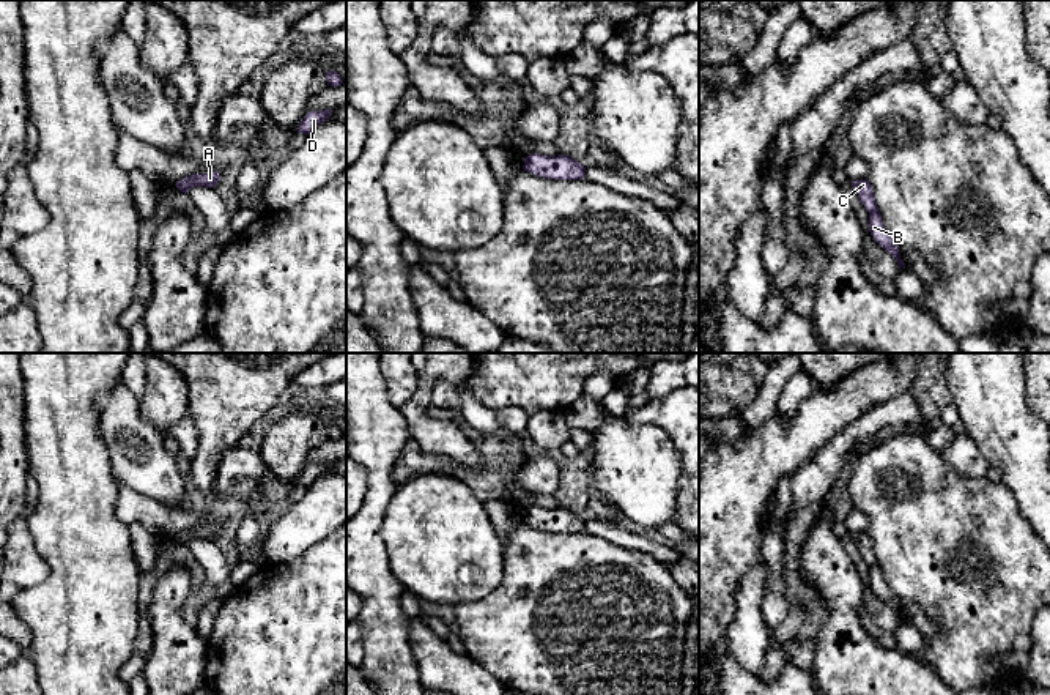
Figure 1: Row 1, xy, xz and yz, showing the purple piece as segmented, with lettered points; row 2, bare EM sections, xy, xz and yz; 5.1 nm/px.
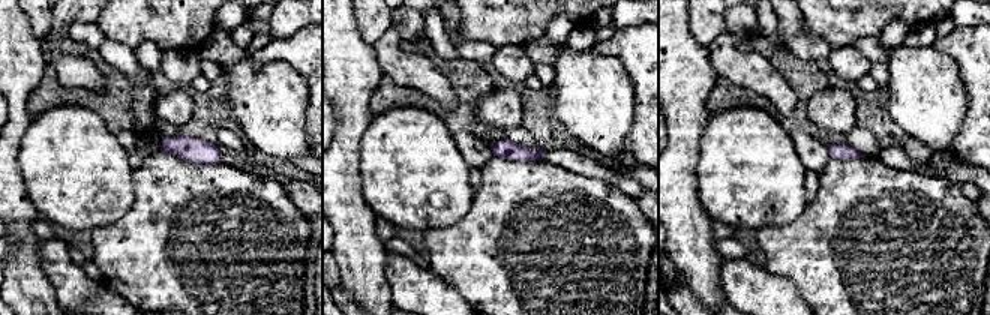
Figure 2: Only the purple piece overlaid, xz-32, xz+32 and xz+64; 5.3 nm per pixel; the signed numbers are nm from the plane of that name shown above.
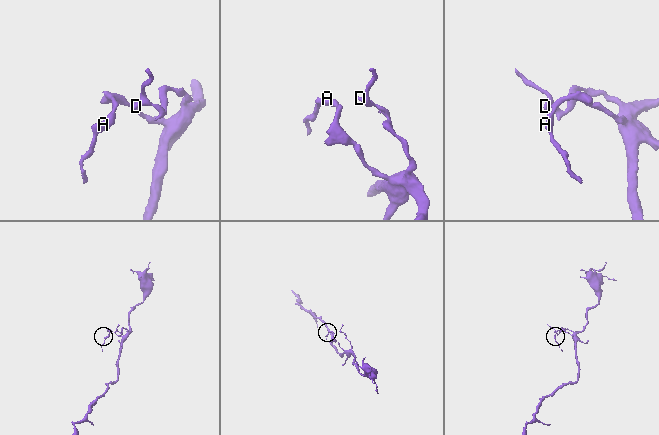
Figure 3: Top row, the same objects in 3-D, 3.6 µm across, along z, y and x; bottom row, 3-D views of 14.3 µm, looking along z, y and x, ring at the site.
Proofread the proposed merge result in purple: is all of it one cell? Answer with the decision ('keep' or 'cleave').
keep

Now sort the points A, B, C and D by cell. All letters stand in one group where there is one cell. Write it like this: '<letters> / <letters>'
A B C D

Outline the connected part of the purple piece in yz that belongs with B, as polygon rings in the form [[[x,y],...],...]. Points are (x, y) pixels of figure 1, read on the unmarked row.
[[[856,533],[856,534],[852,534],[852,539],[855,545],[858,547],[860,555],[869,564],[871,588],[888,607],[891,607],[897,613],[899,621],[905,621],[899,607],[899,599],[893,593],[893,589],[886,585],[882,575],[882,567],[878,564],[878,559],[874,550],[872,537],[867,533]]]

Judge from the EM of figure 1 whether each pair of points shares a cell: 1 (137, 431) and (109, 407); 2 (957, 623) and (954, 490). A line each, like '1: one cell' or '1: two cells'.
1: one cell
2: one cell

